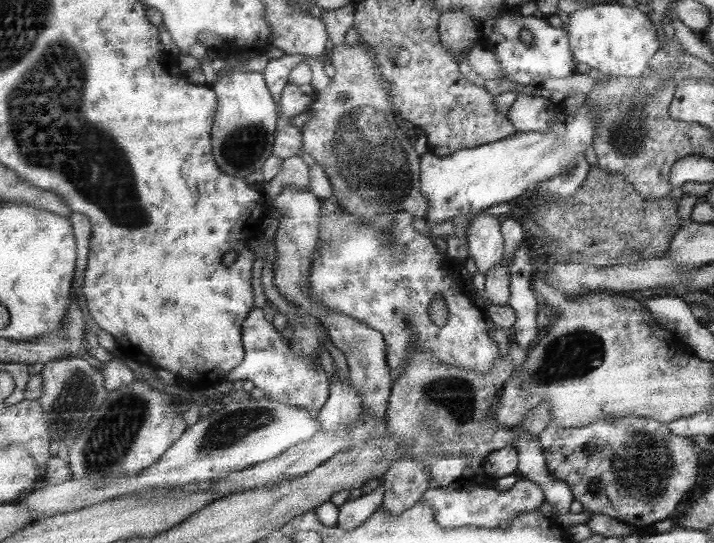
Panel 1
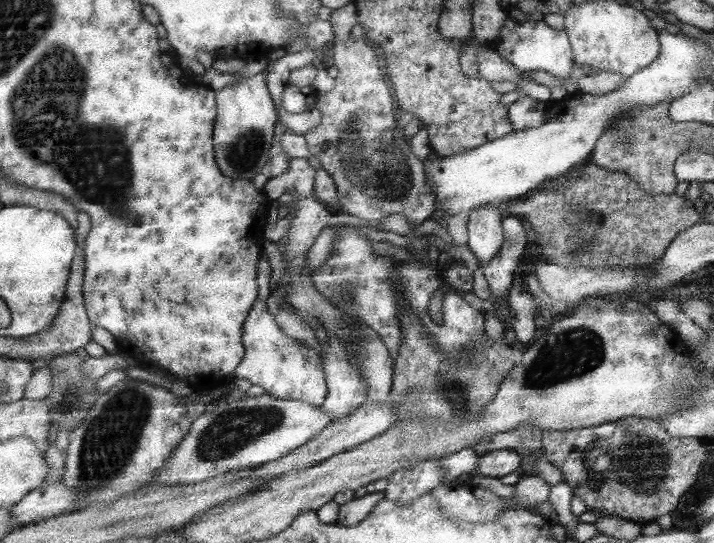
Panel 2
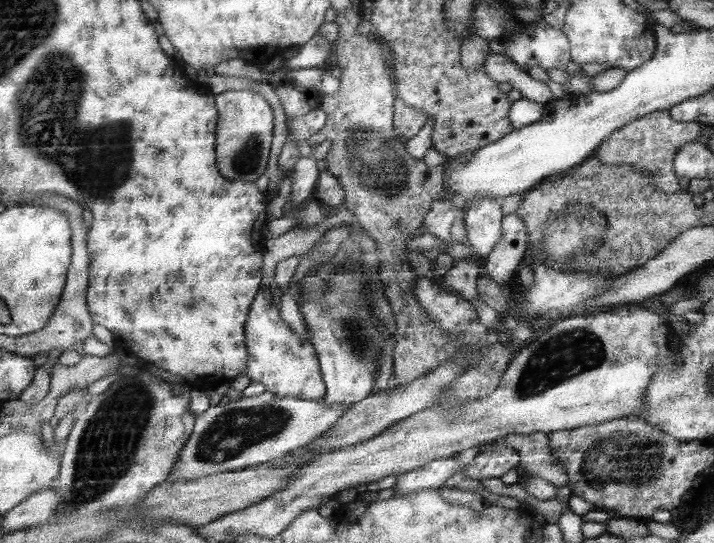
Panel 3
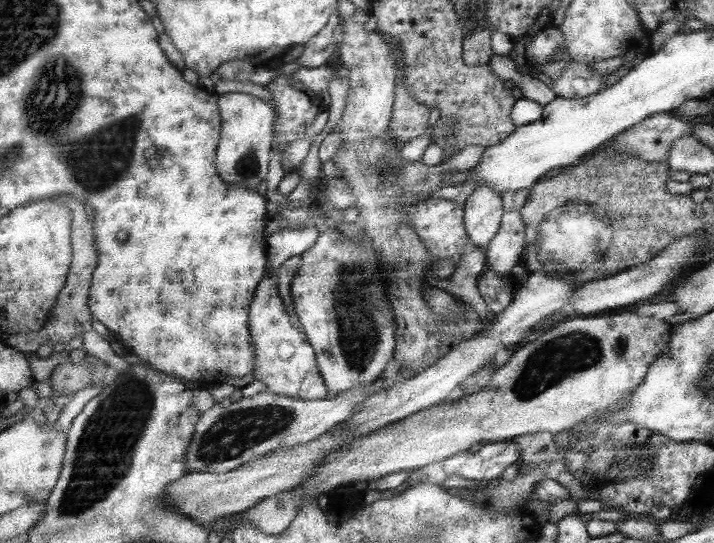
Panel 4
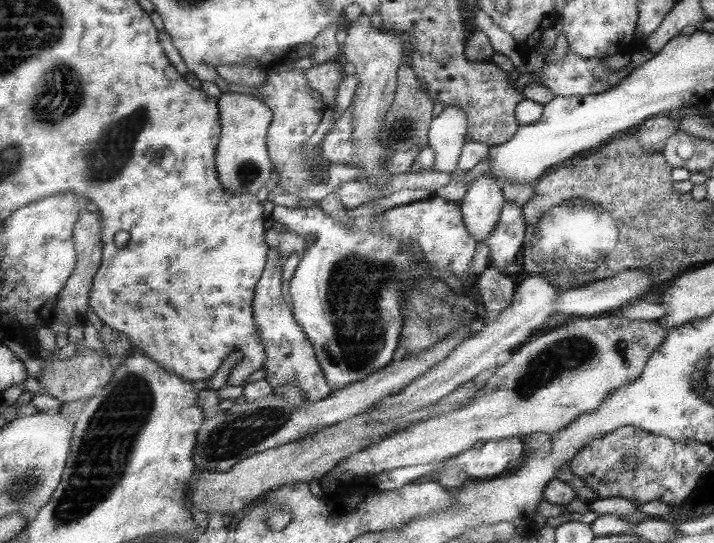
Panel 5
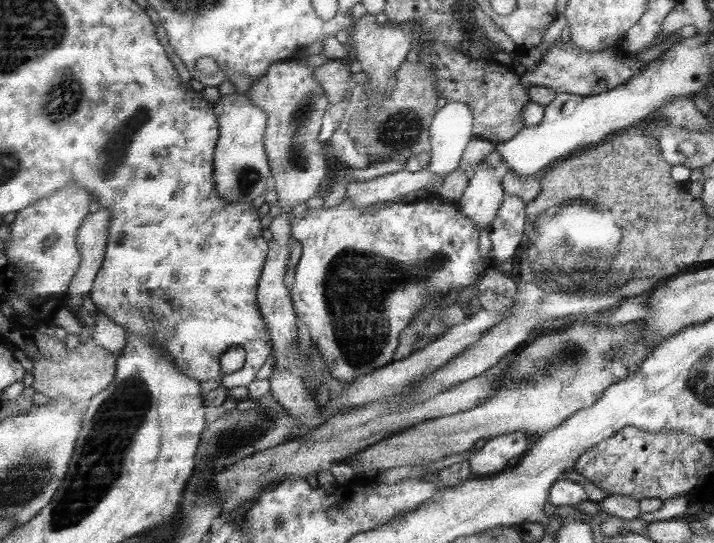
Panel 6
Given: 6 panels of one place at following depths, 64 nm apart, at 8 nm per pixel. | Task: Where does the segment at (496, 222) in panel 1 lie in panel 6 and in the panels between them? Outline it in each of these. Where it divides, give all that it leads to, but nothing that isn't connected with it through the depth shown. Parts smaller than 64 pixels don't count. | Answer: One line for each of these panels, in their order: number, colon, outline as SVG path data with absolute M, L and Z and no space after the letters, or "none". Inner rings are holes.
2: M497 204L477 208L469 216L469 250L479 260L481 268L487 268L501 252L505 244L505 214Z
3: M495 196L481 198L471 208L467 208L467 216L465 216L467 238L475 254L481 256L483 260L491 256L491 252L497 248L499 240L503 238L505 218L507 218L505 210L501 208Z
4: M477 186L463 198L465 224L475 248L487 248L493 244L495 236L501 232L505 216L505 198L491 186Z
5: M485 174L475 180L473 186L469 186L467 196L461 200L461 208L465 214L465 224L469 226L469 232L477 238L477 242L489 242L493 232L501 224L505 206L507 198L495 176Z
6: M477 166L475 176L469 182L469 188L465 190L465 196L459 200L459 208L465 216L469 216L469 220L477 224L477 228L489 230L497 220L497 214L501 212L505 198L507 192L503 180L497 180L493 168Z

